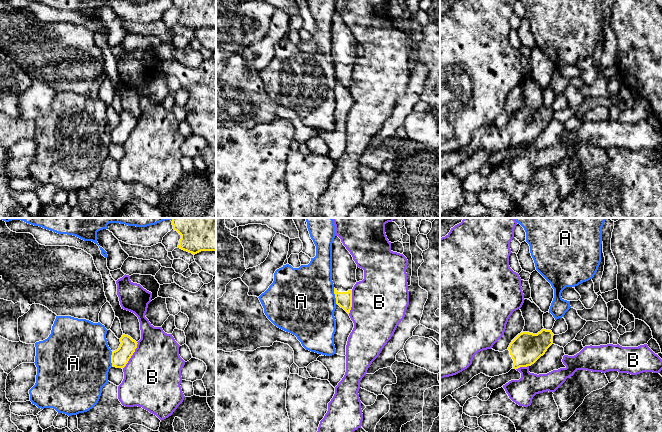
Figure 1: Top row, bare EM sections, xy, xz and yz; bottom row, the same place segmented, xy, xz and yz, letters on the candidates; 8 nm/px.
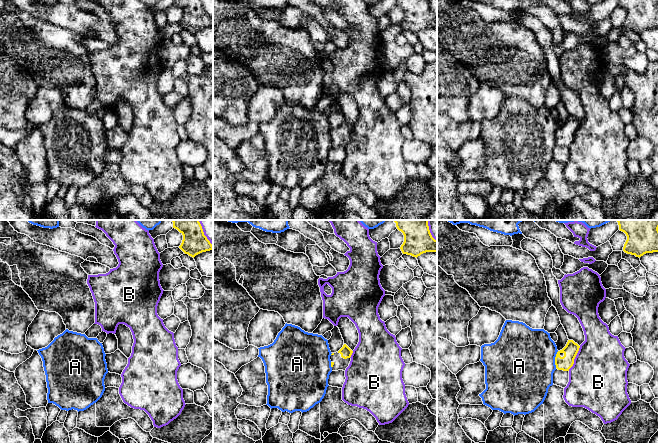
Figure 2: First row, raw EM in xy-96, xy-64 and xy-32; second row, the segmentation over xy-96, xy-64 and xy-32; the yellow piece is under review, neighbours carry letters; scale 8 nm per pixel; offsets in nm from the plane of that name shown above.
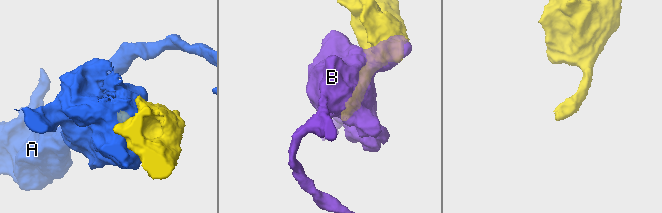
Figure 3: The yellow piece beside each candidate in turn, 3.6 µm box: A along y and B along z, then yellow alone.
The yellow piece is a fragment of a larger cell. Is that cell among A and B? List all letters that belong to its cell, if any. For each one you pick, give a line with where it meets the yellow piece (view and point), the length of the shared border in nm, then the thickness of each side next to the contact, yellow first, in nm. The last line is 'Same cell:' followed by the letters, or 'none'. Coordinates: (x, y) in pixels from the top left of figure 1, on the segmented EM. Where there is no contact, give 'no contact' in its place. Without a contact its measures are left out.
Same cell: none

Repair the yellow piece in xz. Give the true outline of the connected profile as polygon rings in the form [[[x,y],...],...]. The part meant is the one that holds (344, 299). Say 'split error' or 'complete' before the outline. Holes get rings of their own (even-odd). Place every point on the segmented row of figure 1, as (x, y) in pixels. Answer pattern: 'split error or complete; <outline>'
split error; [[[338,236],[332,243],[332,281],[336,304],[348,314],[352,307],[352,289],[356,284],[357,264]]]

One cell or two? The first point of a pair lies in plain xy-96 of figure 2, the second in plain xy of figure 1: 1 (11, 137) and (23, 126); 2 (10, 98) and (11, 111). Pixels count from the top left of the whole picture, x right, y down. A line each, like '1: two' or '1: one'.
1: one
2: one

